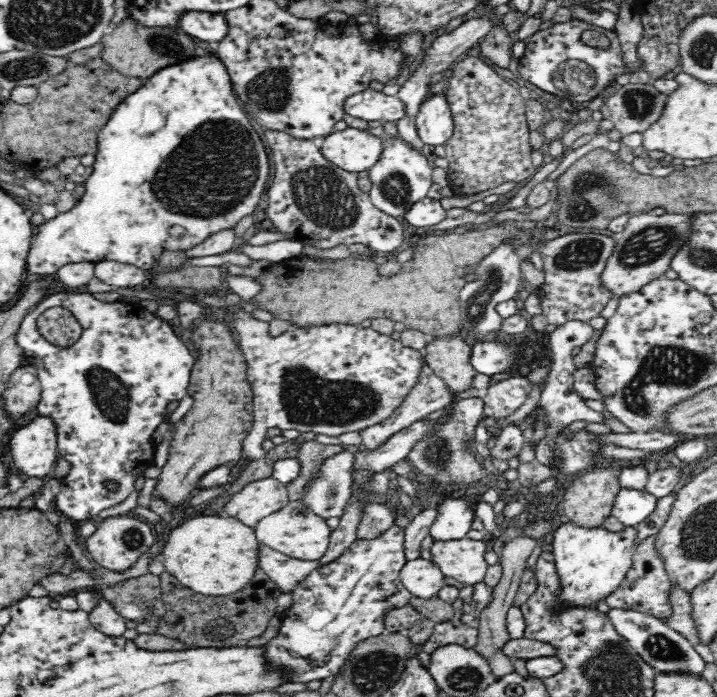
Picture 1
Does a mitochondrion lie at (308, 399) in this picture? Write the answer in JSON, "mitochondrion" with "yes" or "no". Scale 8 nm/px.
{"mitochondrion":"yes"}

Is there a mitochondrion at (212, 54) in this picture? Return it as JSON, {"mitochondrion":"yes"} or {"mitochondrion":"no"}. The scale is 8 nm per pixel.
{"mitochondrion":"no"}

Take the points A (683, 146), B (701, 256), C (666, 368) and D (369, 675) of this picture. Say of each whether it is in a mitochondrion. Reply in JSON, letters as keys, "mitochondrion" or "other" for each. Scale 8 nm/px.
{"A":"other","B":"mitochondrion","C":"mitochondrion","D":"mitochondrion"}

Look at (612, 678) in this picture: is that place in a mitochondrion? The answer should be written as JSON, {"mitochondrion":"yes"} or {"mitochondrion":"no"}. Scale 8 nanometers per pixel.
{"mitochondrion":"yes"}

